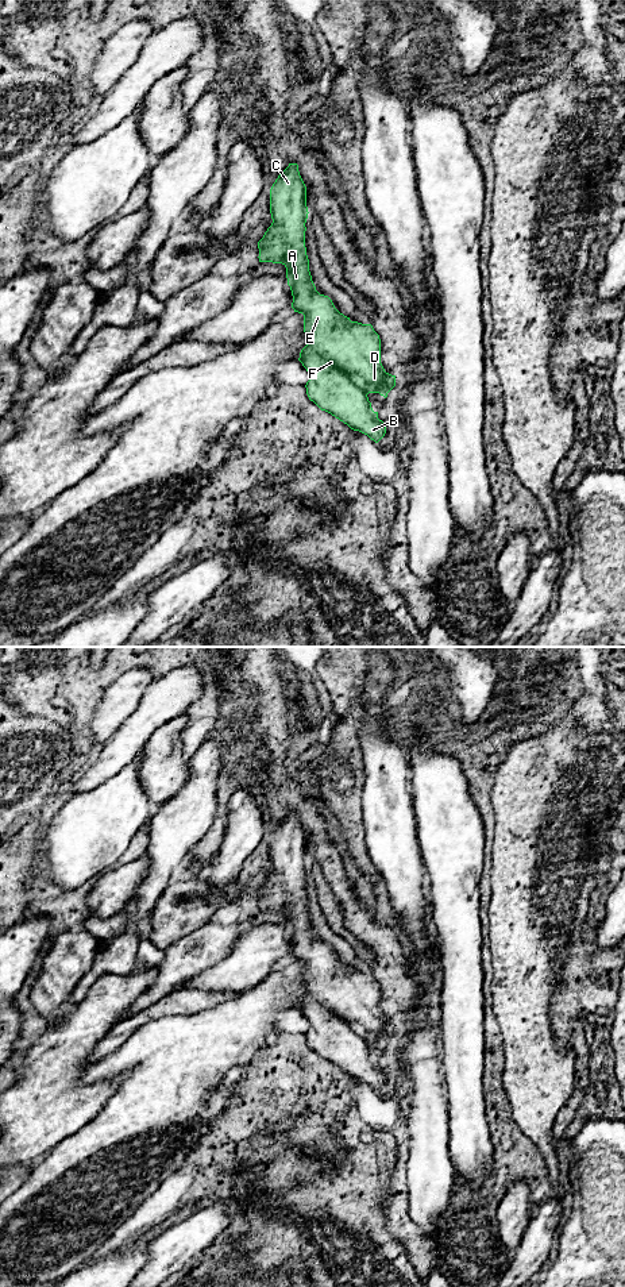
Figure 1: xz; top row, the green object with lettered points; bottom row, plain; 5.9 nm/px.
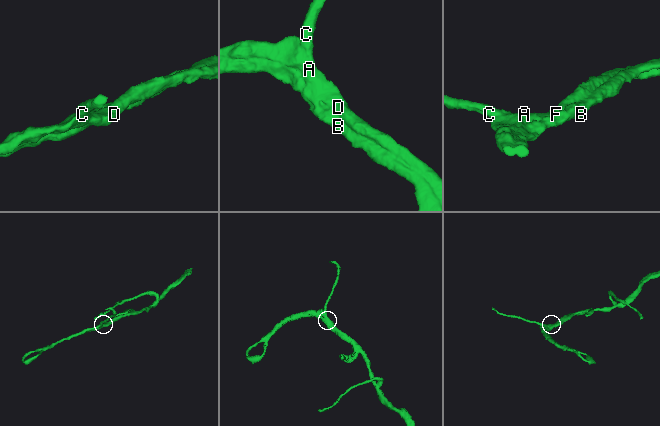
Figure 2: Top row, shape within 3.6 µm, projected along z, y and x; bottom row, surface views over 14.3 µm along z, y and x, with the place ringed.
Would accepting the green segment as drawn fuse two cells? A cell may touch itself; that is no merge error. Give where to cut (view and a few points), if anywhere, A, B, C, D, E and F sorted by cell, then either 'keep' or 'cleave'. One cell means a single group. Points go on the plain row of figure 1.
cut none; groups A B C D E F; keep

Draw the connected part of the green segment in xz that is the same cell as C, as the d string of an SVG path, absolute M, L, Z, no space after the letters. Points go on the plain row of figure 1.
M289 812L273 832L270 862L273 871L258 890L258 906L259 910L282 912L286 916L293 944L292 956L304 963L306 994L301 998L298 1009L309 1021L306 1043L321 1059L378 1091L386 1082L386 1074L378 1067L378 1060L373 1059L367 1043L379 1041L386 1047L396 1034L396 1024L386 1021L381 1012L381 987L373 974L351 970L335 956L328 944L316 939L305 895L305 871L309 862L306 835L297 812Z

